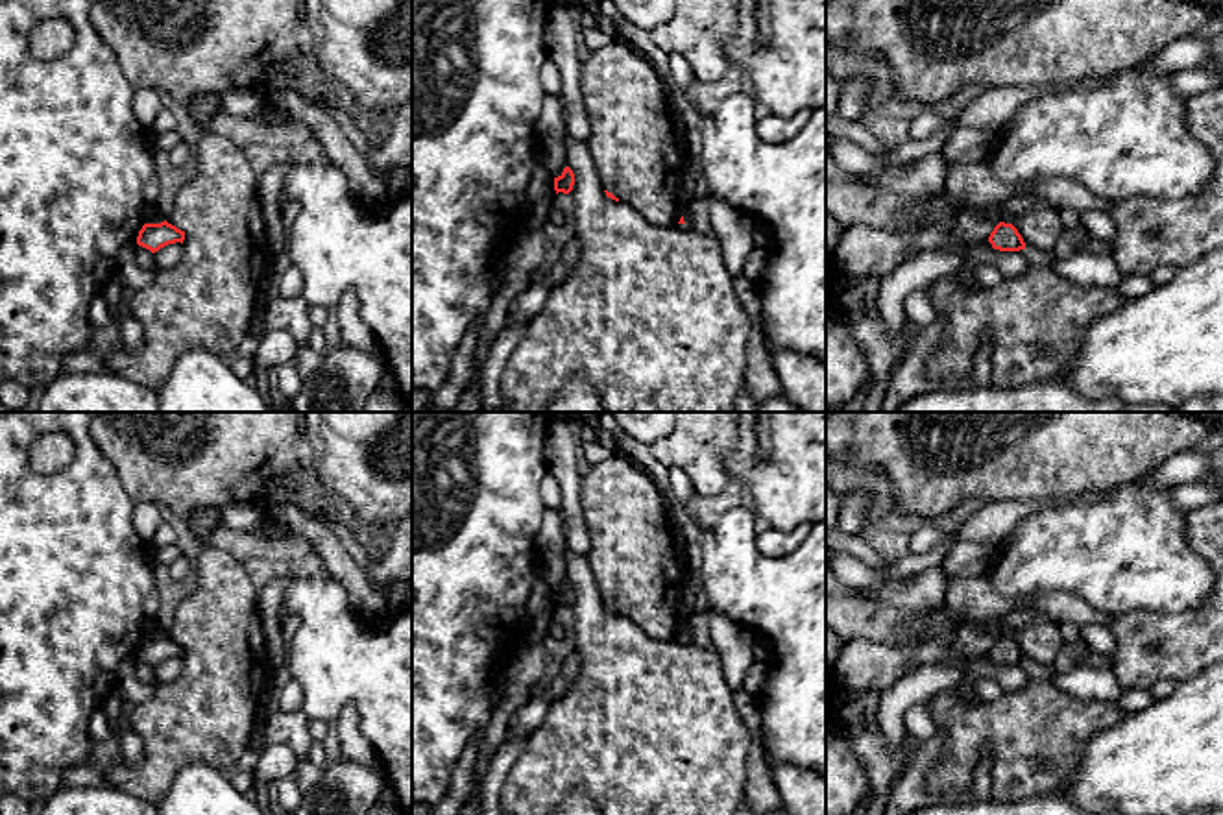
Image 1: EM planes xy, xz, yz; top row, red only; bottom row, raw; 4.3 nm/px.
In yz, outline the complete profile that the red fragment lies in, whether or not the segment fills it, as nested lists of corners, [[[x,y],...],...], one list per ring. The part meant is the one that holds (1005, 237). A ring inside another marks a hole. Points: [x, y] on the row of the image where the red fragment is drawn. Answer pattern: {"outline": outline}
{"outline": [[[999,222],[988,237],[994,249],[1020,251],[1025,249],[1025,242],[1012,224]]]}

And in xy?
{"outline": [[[166,220],[161,224],[144,224],[139,231],[137,244],[150,249],[151,253],[159,251],[168,244],[176,244],[185,240],[185,231],[168,224]]]}

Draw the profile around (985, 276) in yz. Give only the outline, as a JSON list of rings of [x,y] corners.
[[[983,264],[974,270],[974,279],[979,286],[998,286],[1003,279],[1001,272],[992,264]]]

